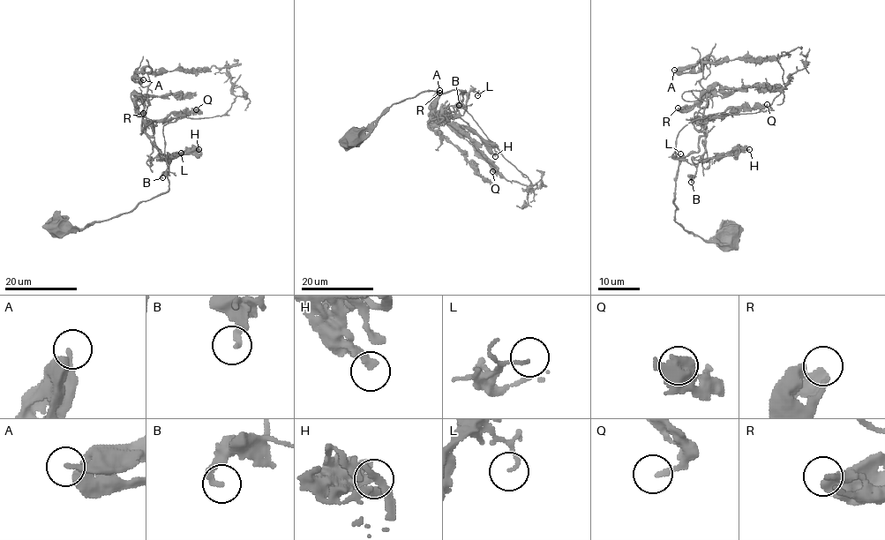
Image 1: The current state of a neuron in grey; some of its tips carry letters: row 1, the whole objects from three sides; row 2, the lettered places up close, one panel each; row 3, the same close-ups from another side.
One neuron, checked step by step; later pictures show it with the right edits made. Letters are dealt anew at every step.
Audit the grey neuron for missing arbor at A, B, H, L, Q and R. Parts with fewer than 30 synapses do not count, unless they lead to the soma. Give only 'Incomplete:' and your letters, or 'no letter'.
Incomplete: no letter

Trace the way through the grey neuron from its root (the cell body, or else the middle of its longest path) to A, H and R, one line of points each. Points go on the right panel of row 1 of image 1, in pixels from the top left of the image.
A: (728, 239), (703, 240), (675, 221), (678, 167), (699, 150), (707, 91), (700, 85), (700, 61), (674, 70)
H: (728, 239), (703, 240), (675, 221), (678, 167), (699, 150), (701, 136), (704, 160), (749, 149)
R: (728, 239), (703, 240), (675, 221), (678, 163), (699, 150), (706, 131), (705, 106), (678, 108)

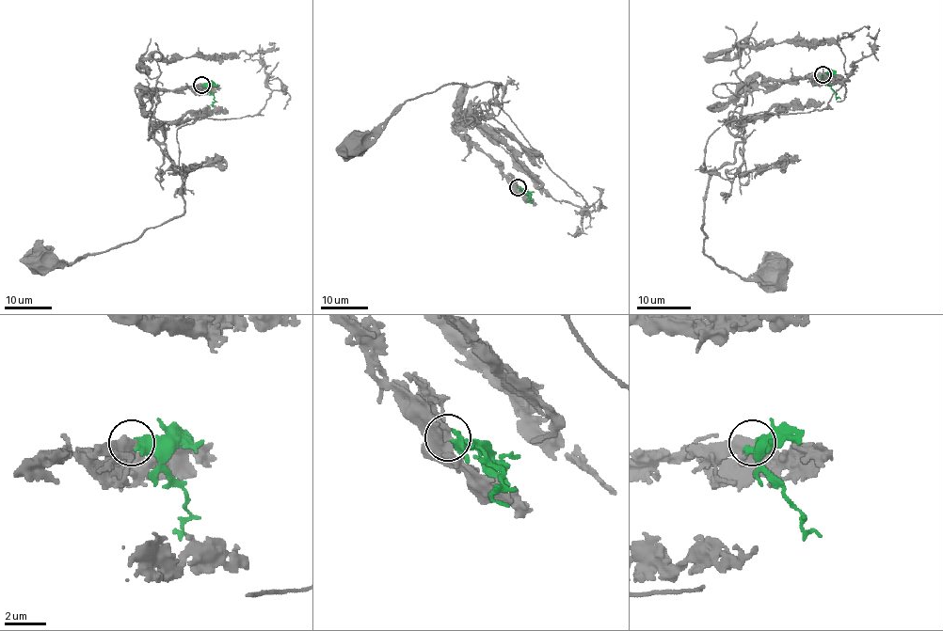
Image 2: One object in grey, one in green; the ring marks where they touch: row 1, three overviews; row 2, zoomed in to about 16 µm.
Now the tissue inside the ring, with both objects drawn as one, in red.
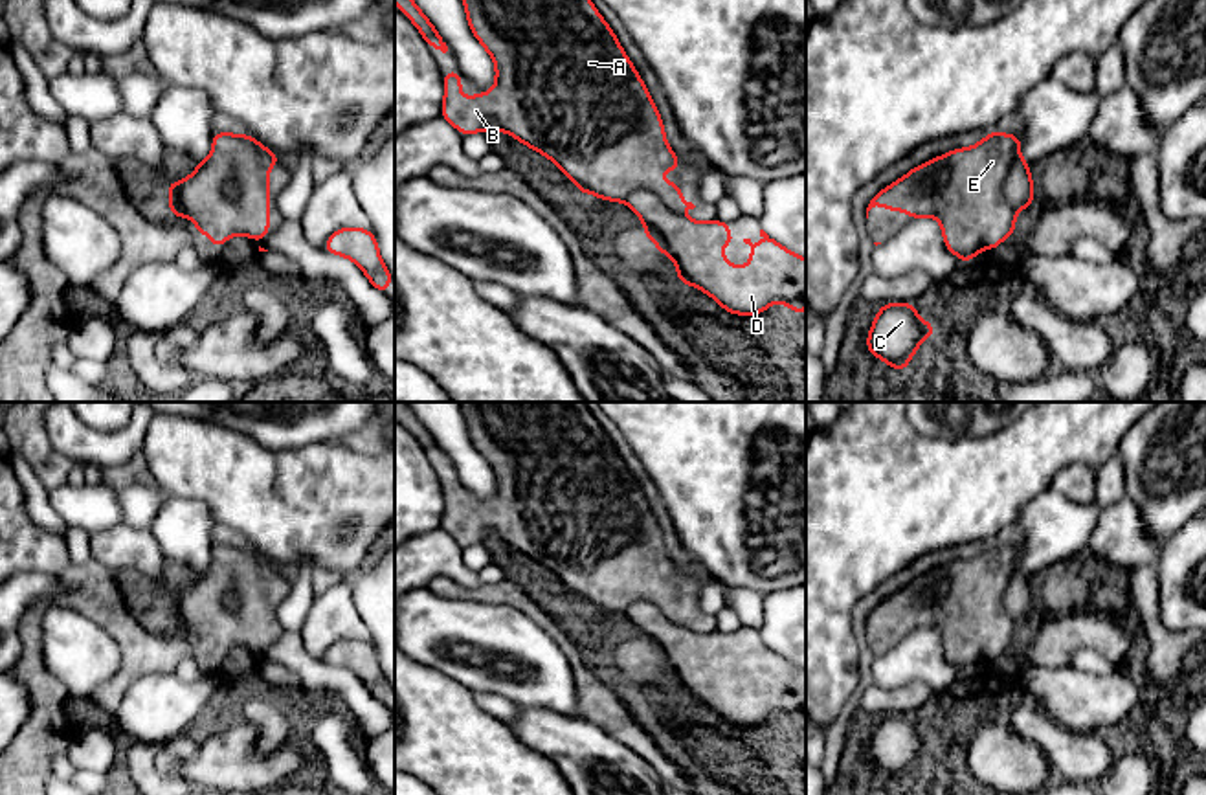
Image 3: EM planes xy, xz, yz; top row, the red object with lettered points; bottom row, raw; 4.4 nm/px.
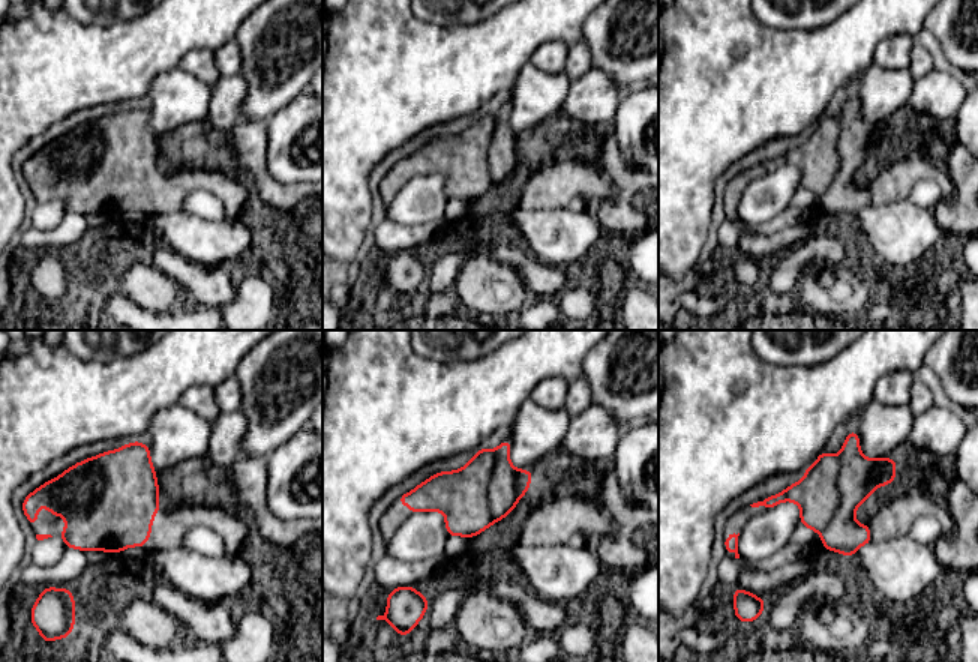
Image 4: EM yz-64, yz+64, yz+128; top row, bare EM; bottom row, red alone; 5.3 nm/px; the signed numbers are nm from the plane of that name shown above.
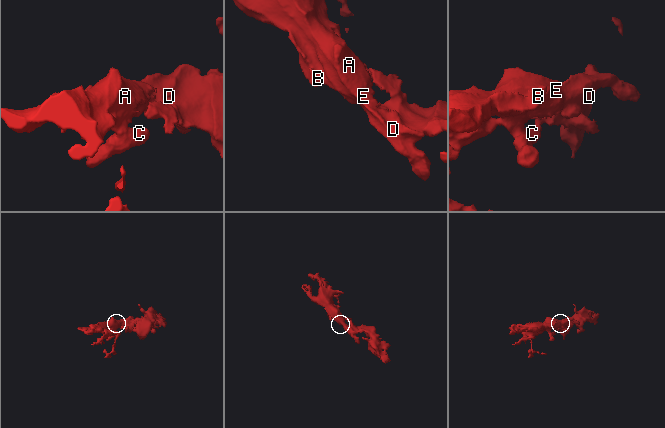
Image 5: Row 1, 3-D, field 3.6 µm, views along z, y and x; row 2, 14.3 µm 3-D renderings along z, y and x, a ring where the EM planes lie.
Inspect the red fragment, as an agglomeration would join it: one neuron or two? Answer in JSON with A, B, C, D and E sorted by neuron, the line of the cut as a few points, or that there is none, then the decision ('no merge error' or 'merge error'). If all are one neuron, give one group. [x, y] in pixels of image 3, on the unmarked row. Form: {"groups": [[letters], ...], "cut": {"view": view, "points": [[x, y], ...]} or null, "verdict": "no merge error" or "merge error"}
{"groups": [["A", "B", "C", "D", "E"]], "cut": null, "verdict": "no merge error"}

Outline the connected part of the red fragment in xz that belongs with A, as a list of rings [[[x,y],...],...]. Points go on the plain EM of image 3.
[[[586,402],[459,404],[472,444],[496,474],[496,496],[486,505],[463,509],[463,485],[444,483],[441,527],[448,534],[463,547],[503,542],[553,571],[578,604],[626,613],[642,632],[644,648],[676,674],[676,689],[703,701],[725,723],[754,727],[778,712],[793,725],[806,720],[806,670],[760,641],[764,655],[743,650],[751,657],[751,674],[732,677],[721,665],[723,655],[736,654],[729,646],[729,633],[696,633],[679,626],[696,617],[683,613],[677,593],[655,591],[663,582],[676,582],[681,577],[666,554],[659,521]]]

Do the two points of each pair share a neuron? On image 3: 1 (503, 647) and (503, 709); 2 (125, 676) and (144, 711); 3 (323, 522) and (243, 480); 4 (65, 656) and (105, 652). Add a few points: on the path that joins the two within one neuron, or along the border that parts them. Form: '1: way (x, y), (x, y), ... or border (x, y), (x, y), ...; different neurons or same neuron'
1: border (472, 689), (502, 694), (518, 707); different neurons
2: border (136, 678), (120, 698); different neurons
3: way (303, 505), (289, 505), (263, 496); same neuron
4: way (74, 656), (96, 656); same neuron

